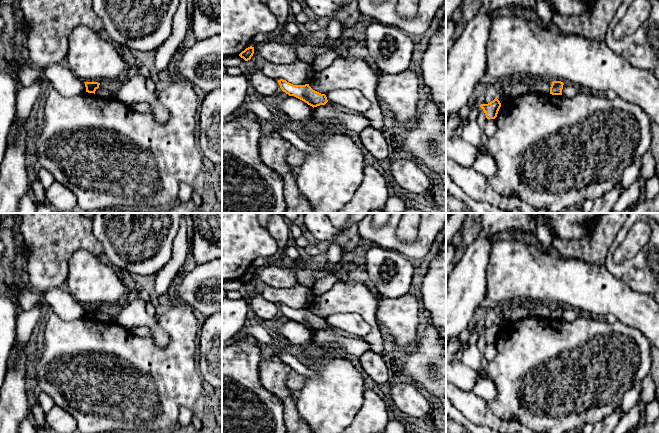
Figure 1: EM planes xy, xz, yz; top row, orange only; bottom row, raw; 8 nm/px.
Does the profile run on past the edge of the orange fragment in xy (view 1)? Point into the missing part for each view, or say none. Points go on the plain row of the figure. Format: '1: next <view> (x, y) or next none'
1: next none

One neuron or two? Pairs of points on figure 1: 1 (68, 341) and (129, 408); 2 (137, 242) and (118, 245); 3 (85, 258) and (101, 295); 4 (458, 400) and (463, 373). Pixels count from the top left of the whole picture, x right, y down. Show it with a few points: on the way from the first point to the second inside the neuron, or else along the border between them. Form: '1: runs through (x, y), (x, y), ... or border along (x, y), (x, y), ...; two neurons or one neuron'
1: runs through (81, 358), (113, 391); one neuron
2: runs through (132, 242), (128, 245), (123, 245); one neuron
3: runs through (85, 267), (89, 277), (98, 286); one neuron
4: border along (456, 386), (461, 390), (471, 392); two neurons

